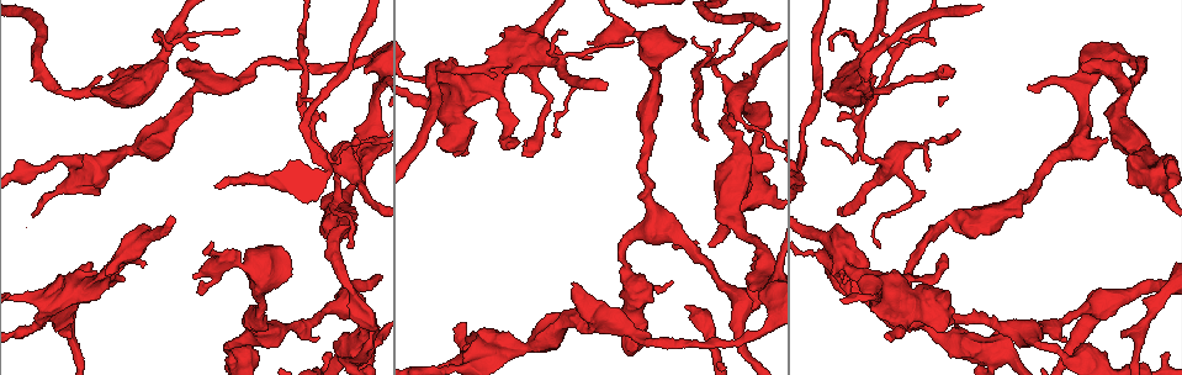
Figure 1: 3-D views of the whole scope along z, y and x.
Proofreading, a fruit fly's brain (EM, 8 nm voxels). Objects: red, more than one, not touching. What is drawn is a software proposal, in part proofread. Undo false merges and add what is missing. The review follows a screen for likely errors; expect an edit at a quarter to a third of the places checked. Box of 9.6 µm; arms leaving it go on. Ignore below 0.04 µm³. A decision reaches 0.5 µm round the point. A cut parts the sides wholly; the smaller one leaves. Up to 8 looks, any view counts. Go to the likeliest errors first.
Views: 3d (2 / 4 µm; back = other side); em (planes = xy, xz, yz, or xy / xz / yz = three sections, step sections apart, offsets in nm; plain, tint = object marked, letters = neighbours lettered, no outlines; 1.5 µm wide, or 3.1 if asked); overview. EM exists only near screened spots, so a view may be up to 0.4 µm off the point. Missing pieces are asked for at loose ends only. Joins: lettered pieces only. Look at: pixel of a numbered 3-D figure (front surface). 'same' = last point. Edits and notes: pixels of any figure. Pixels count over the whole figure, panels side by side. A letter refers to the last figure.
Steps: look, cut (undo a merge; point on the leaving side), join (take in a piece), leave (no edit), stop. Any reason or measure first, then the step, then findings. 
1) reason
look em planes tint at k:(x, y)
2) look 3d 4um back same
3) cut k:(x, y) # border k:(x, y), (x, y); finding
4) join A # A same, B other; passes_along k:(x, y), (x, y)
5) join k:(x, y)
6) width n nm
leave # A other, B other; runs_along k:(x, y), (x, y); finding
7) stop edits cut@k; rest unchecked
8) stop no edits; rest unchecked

free end
look 3d 4um at 1:(513, 146)

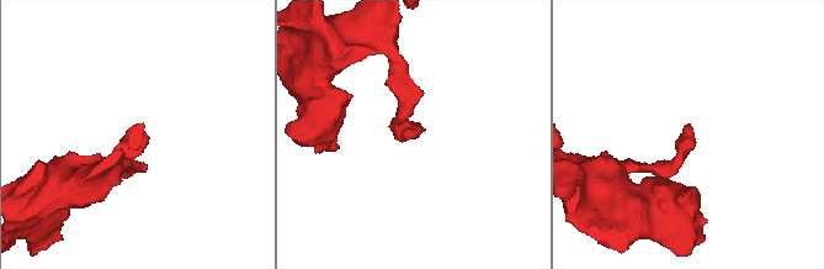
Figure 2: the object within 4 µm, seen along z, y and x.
look em xy step 8 plain at 2:(135, 124)

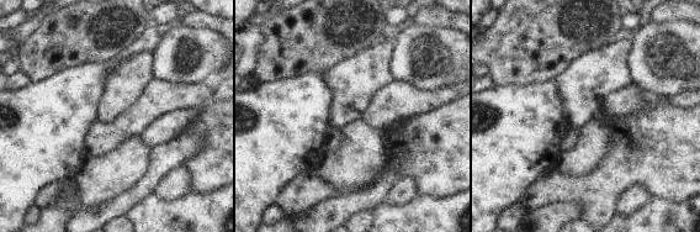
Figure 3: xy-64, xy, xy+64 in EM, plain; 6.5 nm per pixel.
look em xy step 8 letters same

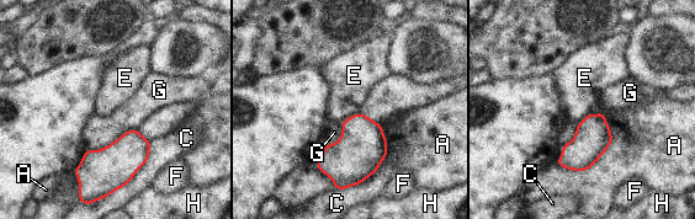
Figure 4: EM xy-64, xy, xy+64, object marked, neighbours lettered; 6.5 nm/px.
leave # A other, C other, E other, F other, G other, H other; border 4:(359, 112), (349, 116), (341, 123); none of them fits

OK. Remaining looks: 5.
free end
look 3d 2um at 1:(867, 267)

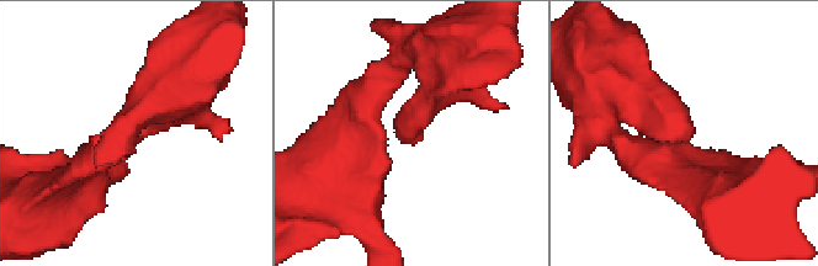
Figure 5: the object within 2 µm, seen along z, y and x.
look em planes tint at 5:(421, 135)

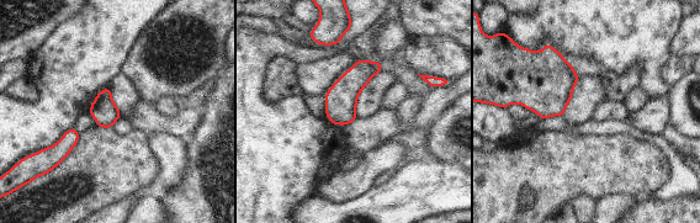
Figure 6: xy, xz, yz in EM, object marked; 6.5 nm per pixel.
look em planes letters same

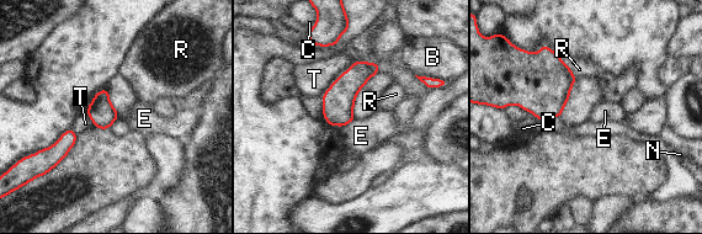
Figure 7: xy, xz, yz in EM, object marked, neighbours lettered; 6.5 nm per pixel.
width 170 nm
leave # B other, C other, E other, N other, R other, T other; border 7:(355, 120), (340, 127); no lettered piece goes on from it

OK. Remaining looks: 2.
an open end
look em planes letters at 1:(929, 169)

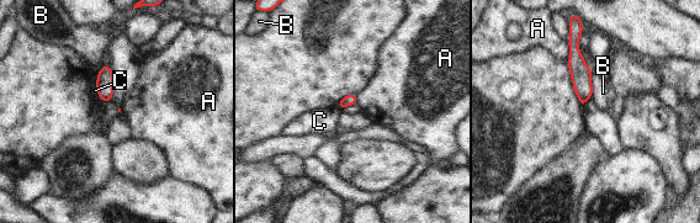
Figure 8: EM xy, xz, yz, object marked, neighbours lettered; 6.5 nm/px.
longest_contact B 170 nm
leave # A other, B other, C other; border 8:(566, 42), (569, 49), (568, 60); no lettered piece goes on from it

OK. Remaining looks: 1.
stop no edits; rest unchecked

